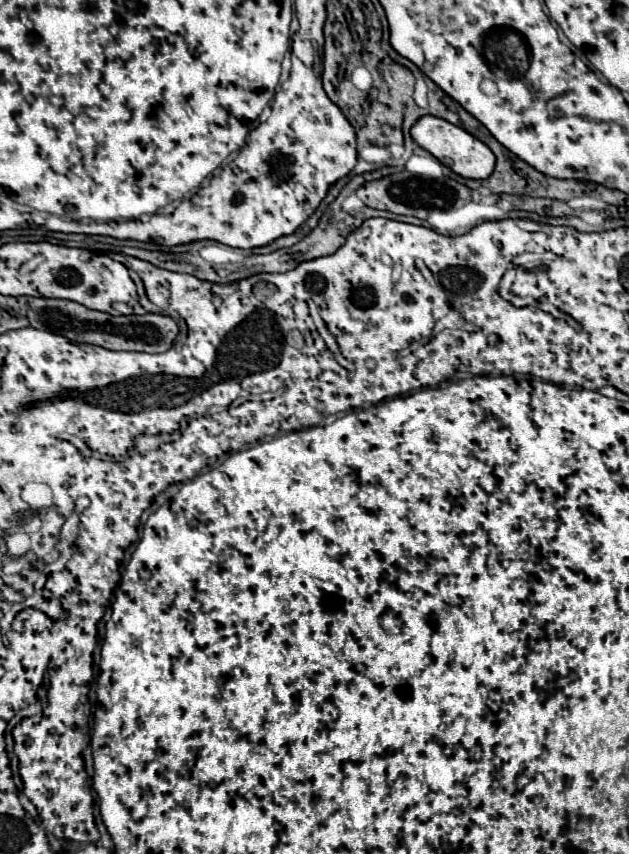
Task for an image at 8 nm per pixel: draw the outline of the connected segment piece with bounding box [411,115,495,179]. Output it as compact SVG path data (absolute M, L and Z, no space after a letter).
M421 117L413 127L411 127L411 137L415 139L417 145L421 145L425 151L429 151L435 159L439 159L445 167L449 167L453 173L467 177L467 179L487 179L493 173L495 167L495 155L493 151L481 143L477 137L467 133L465 129L441 119L441 117Z

